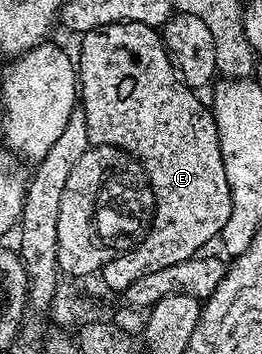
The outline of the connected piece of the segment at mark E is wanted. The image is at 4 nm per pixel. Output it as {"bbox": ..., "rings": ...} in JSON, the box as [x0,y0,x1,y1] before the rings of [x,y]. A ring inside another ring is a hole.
{"bbox":[76,21,232,291],"rings":[[[121,21],[112,23],[104,27],[96,27],[92,31],[81,34],[82,46],[76,52],[76,68],[78,70],[78,84],[80,86],[80,107],[88,119],[88,139],[91,145],[114,145],[117,149],[122,149],[125,153],[131,153],[142,165],[142,170],[146,172],[146,180],[149,181],[151,189],[154,191],[154,219],[146,230],[145,237],[137,245],[131,247],[127,253],[121,257],[110,261],[102,266],[100,270],[101,281],[107,290],[119,289],[125,291],[130,284],[136,283],[142,276],[150,275],[154,271],[163,270],[164,267],[171,267],[172,264],[182,263],[190,257],[199,256],[207,247],[210,240],[217,238],[222,232],[224,223],[232,215],[232,191],[228,187],[228,175],[224,175],[224,159],[220,155],[220,139],[218,138],[218,128],[214,122],[214,114],[201,101],[199,94],[195,90],[189,89],[176,74],[172,63],[166,54],[166,48],[162,45],[161,32],[153,25],[144,23],[132,23],[131,21]]]}

